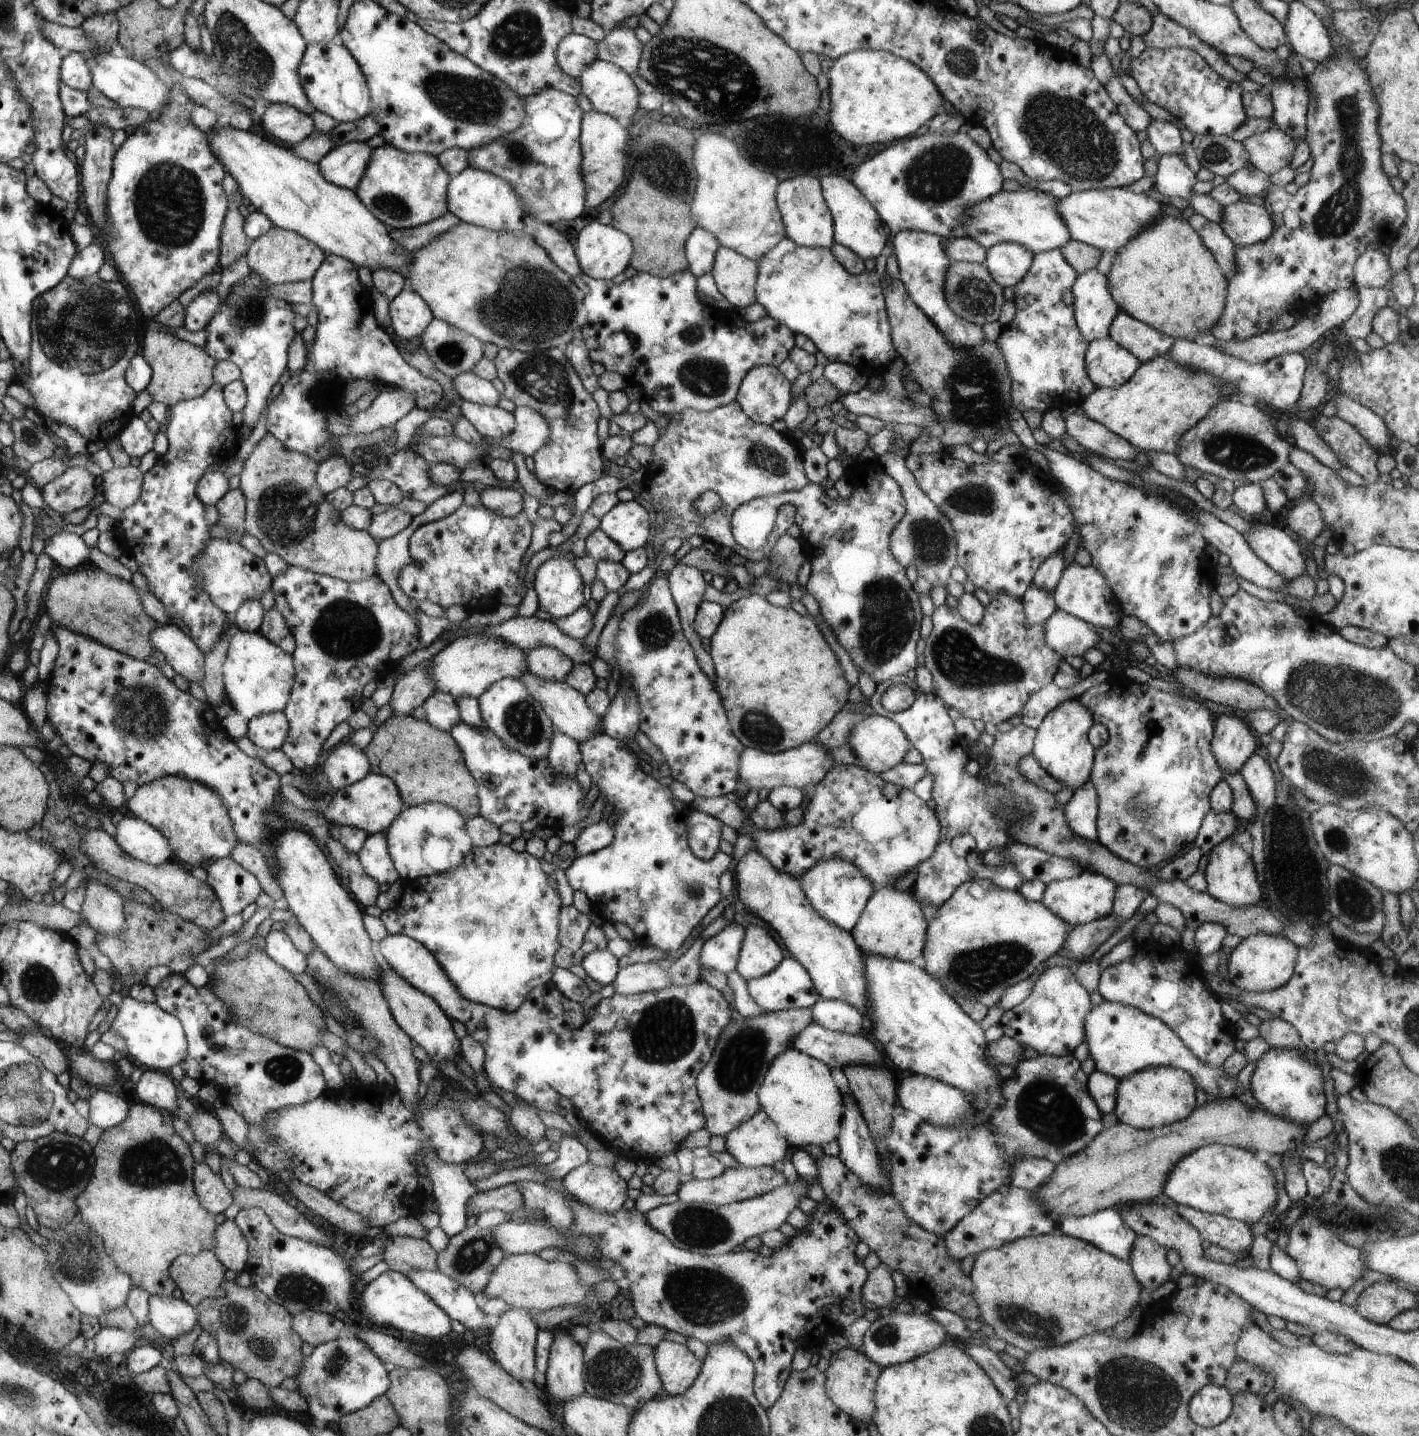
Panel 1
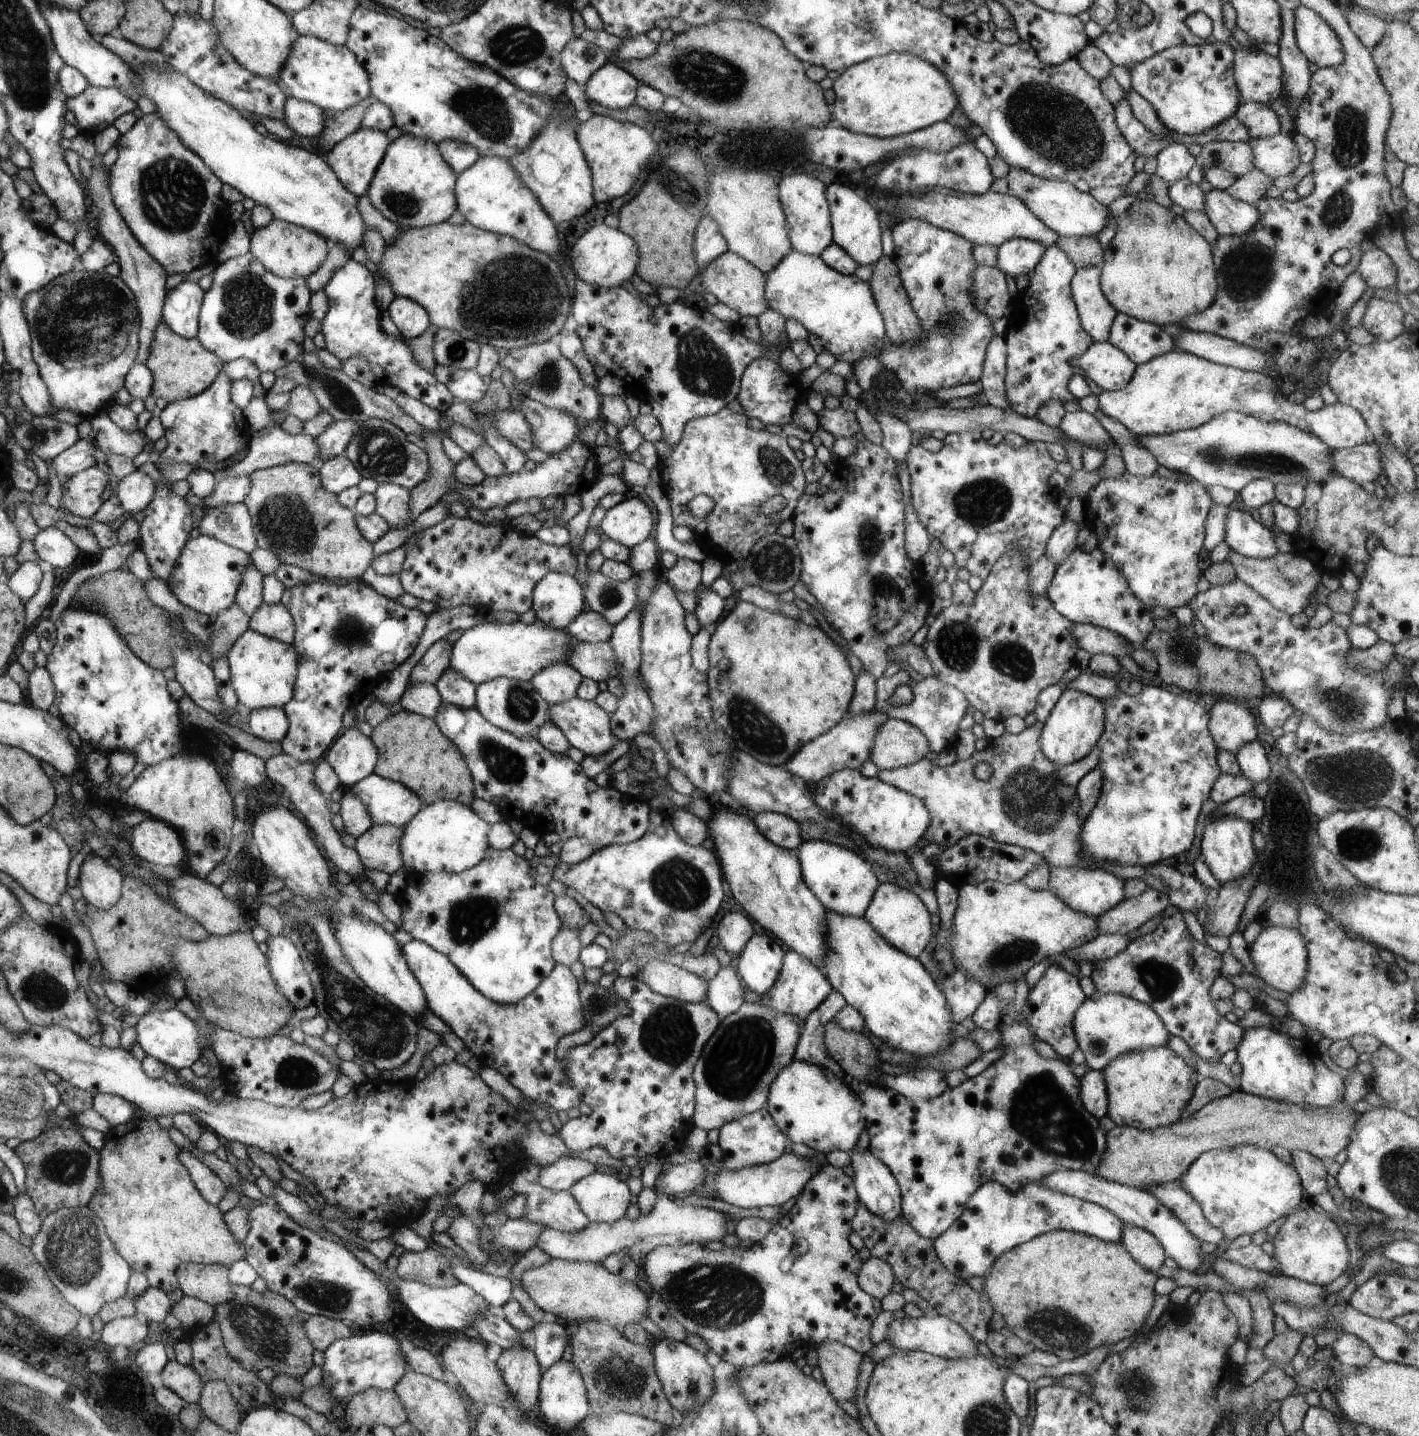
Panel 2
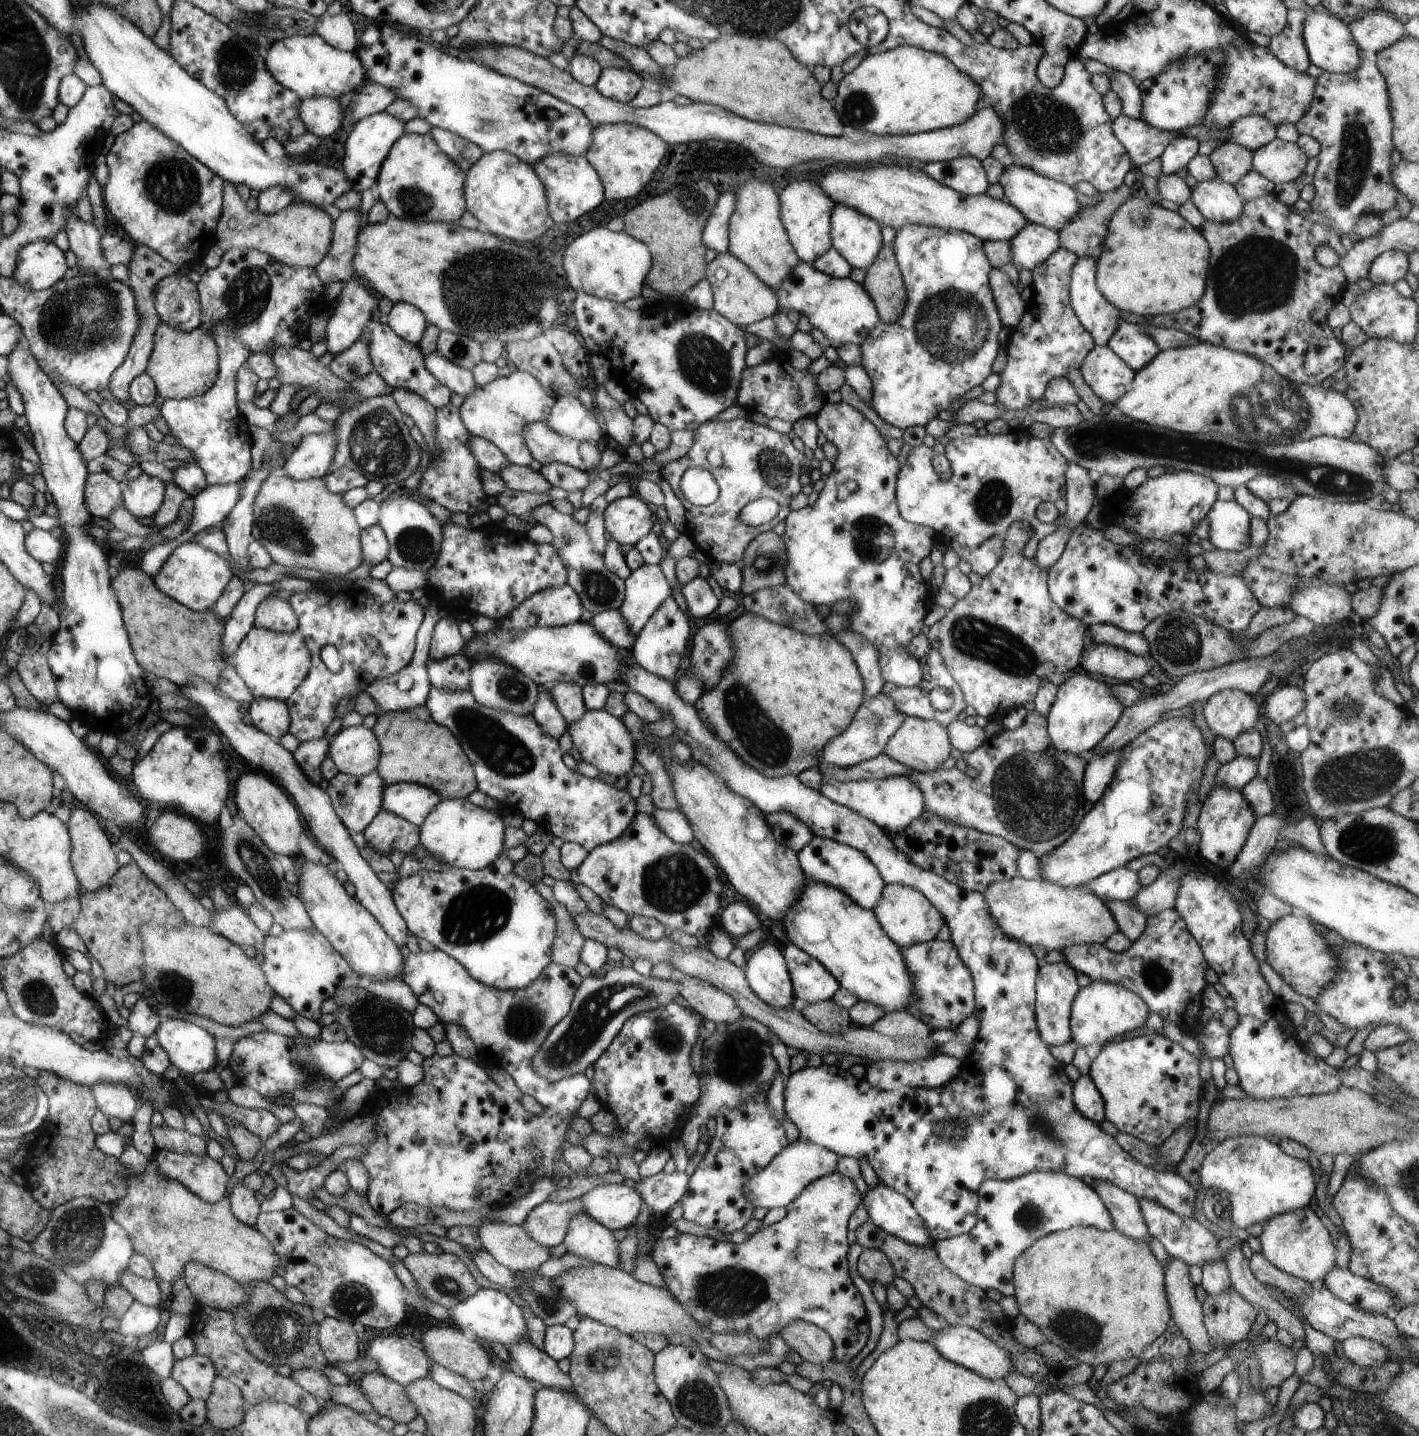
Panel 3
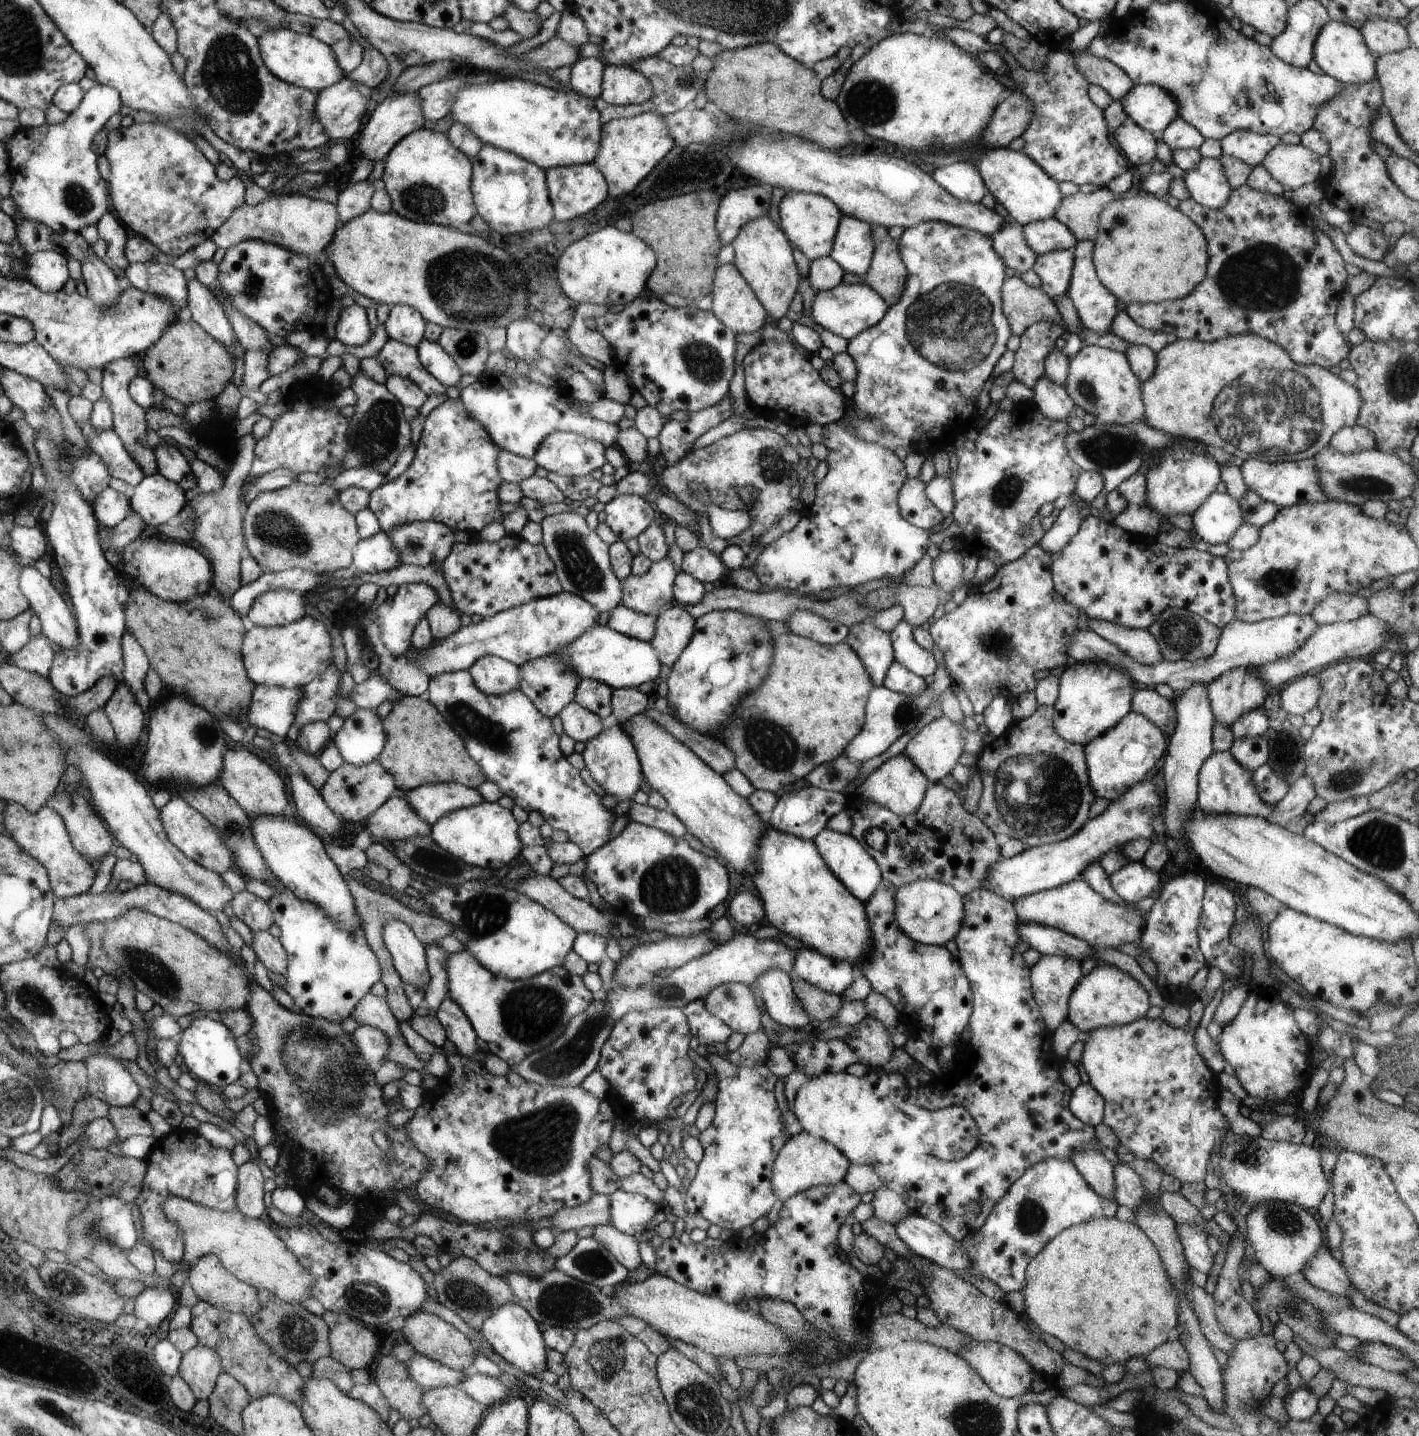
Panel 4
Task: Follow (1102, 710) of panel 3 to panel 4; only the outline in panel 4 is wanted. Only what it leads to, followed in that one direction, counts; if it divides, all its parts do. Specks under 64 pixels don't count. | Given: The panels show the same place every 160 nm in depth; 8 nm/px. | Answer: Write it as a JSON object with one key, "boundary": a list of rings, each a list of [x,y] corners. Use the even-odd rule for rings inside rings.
{"boundary":[[[1106,661],[1070,662],[1058,672],[1059,693],[1053,704],[1054,730],[1071,743],[1084,746],[1109,728],[1116,726],[1131,711],[1136,682],[1120,665]]]}

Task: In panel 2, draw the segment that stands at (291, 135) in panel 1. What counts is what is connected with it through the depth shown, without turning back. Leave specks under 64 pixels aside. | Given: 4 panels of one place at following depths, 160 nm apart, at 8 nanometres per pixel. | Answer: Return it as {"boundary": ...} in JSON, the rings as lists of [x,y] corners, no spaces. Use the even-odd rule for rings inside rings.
{"boundary":[[[290,97],[285,105],[284,124],[294,132],[294,137],[316,138],[325,131],[324,109],[309,101],[302,101]]]}

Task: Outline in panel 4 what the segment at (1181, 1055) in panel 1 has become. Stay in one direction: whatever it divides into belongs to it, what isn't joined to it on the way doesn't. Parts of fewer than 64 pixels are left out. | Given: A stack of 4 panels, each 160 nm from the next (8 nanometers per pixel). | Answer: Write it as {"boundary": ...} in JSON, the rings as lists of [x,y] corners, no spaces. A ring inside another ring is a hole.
{"boundary":[[[1100,962],[1078,981],[1069,996],[1068,1006],[1068,1019],[1086,1034],[1094,1029],[1122,1026],[1146,1017],[1151,1004],[1150,995],[1137,978],[1117,966]]]}

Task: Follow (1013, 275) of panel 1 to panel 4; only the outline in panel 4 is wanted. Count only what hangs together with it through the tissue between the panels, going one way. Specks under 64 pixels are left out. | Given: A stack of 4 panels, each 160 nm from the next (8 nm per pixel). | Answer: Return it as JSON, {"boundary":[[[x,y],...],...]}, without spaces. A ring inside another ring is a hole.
{"boundary":[[[1056,217],[1023,225],[1023,233],[1036,256],[1062,249],[1072,250],[1078,242],[1074,233]]]}

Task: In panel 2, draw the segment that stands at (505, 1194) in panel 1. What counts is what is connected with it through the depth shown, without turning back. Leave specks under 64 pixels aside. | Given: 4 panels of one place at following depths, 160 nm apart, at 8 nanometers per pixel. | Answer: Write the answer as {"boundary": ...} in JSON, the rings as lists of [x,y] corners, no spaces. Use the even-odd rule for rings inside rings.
{"boundary":[[[562,1156],[554,1164],[540,1168],[538,1183],[542,1188],[569,1191],[570,1186],[575,1184],[596,1171],[596,1165],[575,1156]]]}

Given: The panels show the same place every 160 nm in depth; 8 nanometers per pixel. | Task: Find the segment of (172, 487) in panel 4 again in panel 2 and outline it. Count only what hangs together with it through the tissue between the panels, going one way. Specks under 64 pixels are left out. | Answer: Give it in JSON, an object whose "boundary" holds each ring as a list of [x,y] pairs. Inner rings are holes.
{"boundary":[[[137,469],[120,480],[114,495],[120,500],[125,514],[130,516],[145,511],[153,503],[156,493],[154,480]]]}

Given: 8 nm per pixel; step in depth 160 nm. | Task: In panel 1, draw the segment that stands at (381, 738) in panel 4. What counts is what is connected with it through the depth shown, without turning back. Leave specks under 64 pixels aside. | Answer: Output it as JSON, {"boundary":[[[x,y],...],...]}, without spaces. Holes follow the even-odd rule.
{"boundary":[[[348,738],[340,741],[328,754],[322,768],[334,792],[357,783],[372,772],[368,754]]]}

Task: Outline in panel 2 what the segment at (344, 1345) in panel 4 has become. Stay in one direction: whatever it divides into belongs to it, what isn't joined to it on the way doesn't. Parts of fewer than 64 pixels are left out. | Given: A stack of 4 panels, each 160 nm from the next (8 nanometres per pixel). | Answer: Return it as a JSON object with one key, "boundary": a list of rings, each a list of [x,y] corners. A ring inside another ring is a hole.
{"boundary":[[[307,1315],[305,1318],[306,1334],[313,1347],[322,1352],[336,1340],[353,1336],[349,1327],[349,1324],[340,1320],[320,1315]]]}

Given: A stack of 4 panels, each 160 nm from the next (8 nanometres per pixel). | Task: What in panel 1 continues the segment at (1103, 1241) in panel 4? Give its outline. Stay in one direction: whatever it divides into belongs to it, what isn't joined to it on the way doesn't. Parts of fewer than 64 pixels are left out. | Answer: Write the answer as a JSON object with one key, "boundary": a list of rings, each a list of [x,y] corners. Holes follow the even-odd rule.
{"boundary":[[[1064,1235],[1022,1237],[1006,1243],[1000,1248],[985,1250],[975,1258],[970,1278],[974,1283],[973,1293],[981,1312],[980,1319],[994,1328],[996,1336],[1005,1340],[1008,1344],[1016,1346],[1016,1348],[1022,1348],[1022,1350],[1025,1350],[1027,1353],[1034,1352],[1036,1349],[1045,1349],[1050,1346],[1065,1345],[1097,1332],[1111,1331],[1116,1324],[1120,1324],[1122,1320],[1126,1320],[1126,1318],[1132,1314],[1132,1310],[1139,1305],[1140,1292],[1144,1289],[1138,1278],[1136,1278],[1129,1261],[1124,1259],[1120,1260],[1118,1257],[1104,1252],[1102,1249],[1095,1247],[1089,1242]]]}

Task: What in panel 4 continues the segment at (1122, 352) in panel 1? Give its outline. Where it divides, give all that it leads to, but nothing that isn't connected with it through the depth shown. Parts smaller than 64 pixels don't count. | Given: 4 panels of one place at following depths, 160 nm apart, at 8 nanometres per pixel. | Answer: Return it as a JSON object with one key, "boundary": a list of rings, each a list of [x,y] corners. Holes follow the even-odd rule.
{"boundary":[[[1083,345],[1073,356],[1073,359],[1069,360],[1069,371],[1064,385],[1068,396],[1076,406],[1076,410],[1080,414],[1091,414],[1098,423],[1105,425],[1133,425],[1140,422],[1149,426],[1141,397],[1141,382],[1132,372],[1127,356],[1120,351],[1113,351],[1094,345]]]}

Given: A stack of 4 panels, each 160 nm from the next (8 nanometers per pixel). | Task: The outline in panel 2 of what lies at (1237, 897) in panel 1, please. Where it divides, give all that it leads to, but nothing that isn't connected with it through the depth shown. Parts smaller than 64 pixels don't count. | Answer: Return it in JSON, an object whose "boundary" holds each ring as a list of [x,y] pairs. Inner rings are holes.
{"boundary":[[[1222,816],[1206,826],[1202,836],[1202,858],[1214,878],[1220,882],[1220,886],[1232,884],[1244,878],[1250,872],[1250,868],[1254,868],[1254,862],[1258,862],[1258,850],[1252,842],[1252,835],[1255,831],[1255,824],[1232,818],[1232,816]]]}

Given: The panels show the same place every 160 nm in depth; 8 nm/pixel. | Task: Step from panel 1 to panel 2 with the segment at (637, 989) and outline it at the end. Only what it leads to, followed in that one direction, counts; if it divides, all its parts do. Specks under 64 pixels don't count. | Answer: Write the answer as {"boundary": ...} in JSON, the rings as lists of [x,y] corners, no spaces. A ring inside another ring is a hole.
{"boundary":[[[646,960],[645,963],[637,978],[653,992],[695,1004],[706,1002],[708,981],[704,978],[661,960]]]}

